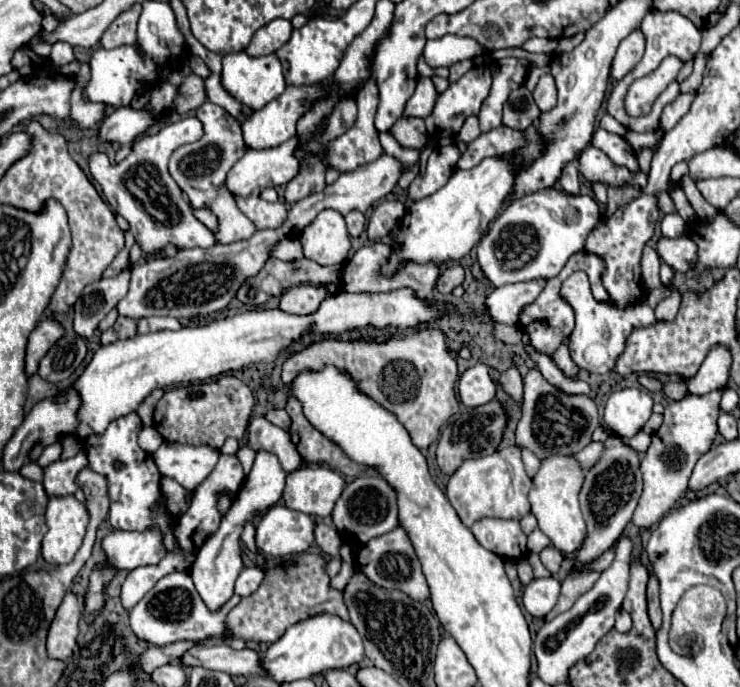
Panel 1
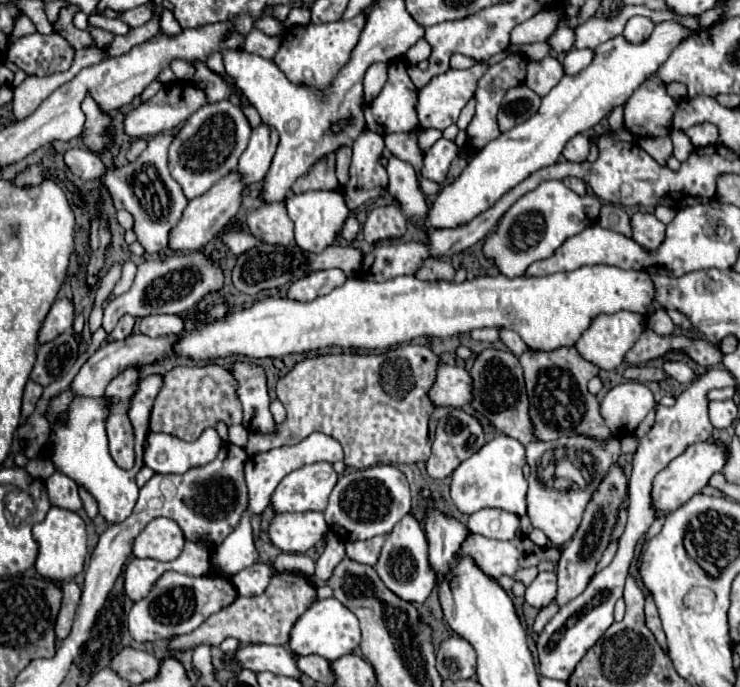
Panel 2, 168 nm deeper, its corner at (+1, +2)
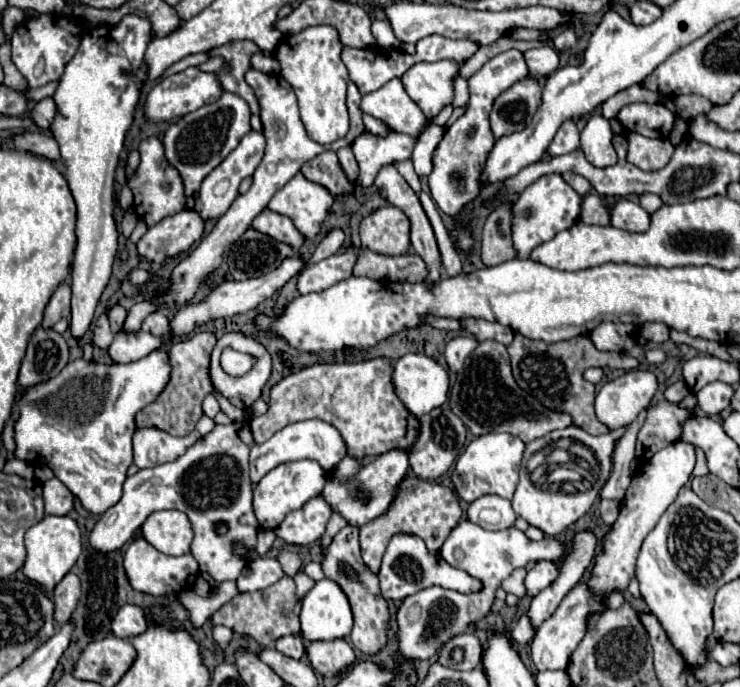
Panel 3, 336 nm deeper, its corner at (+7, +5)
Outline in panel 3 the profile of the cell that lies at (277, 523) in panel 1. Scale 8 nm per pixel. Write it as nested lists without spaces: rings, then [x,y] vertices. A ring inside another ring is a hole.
[[[322,496],[312,498],[302,508],[290,512],[280,522],[280,526],[274,528],[274,534],[288,544],[298,544],[298,546],[312,544],[322,538],[330,514],[332,510]]]

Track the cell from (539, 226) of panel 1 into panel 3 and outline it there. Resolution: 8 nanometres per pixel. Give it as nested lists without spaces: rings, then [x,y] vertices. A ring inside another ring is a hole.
[[[558,174],[542,176],[530,184],[512,204],[512,242],[516,248],[516,258],[526,260],[536,246],[552,240],[556,232],[576,224],[580,220],[580,208],[582,196],[576,194]]]

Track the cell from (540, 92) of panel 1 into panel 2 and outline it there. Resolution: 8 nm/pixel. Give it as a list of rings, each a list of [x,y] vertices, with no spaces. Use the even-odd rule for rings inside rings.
[[[544,57],[540,61],[528,61],[528,75],[526,75],[526,85],[540,97],[544,97],[558,79],[562,79],[564,69],[558,59],[554,57]]]

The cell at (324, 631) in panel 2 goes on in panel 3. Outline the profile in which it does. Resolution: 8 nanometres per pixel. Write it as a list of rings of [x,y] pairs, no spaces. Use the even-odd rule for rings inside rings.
[[[328,578],[314,584],[300,610],[300,636],[308,642],[338,640],[352,632],[352,612],[344,592]]]

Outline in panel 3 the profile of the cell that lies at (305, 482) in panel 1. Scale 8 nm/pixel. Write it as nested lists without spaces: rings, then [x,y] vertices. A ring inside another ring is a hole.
[[[298,460],[298,462],[286,462],[270,470],[260,484],[254,486],[254,512],[264,530],[274,530],[286,514],[290,514],[296,508],[302,508],[308,500],[322,494],[326,482],[326,472],[316,464],[314,460]]]

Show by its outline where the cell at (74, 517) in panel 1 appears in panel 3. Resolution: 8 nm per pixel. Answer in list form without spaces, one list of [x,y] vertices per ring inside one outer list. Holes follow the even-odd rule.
[[[44,516],[38,524],[34,524],[28,532],[26,532],[26,564],[22,568],[22,572],[42,584],[48,592],[54,590],[54,586],[72,570],[72,566],[76,564],[80,552],[82,552],[82,536],[80,536],[80,528],[78,524],[70,518],[70,516]]]

